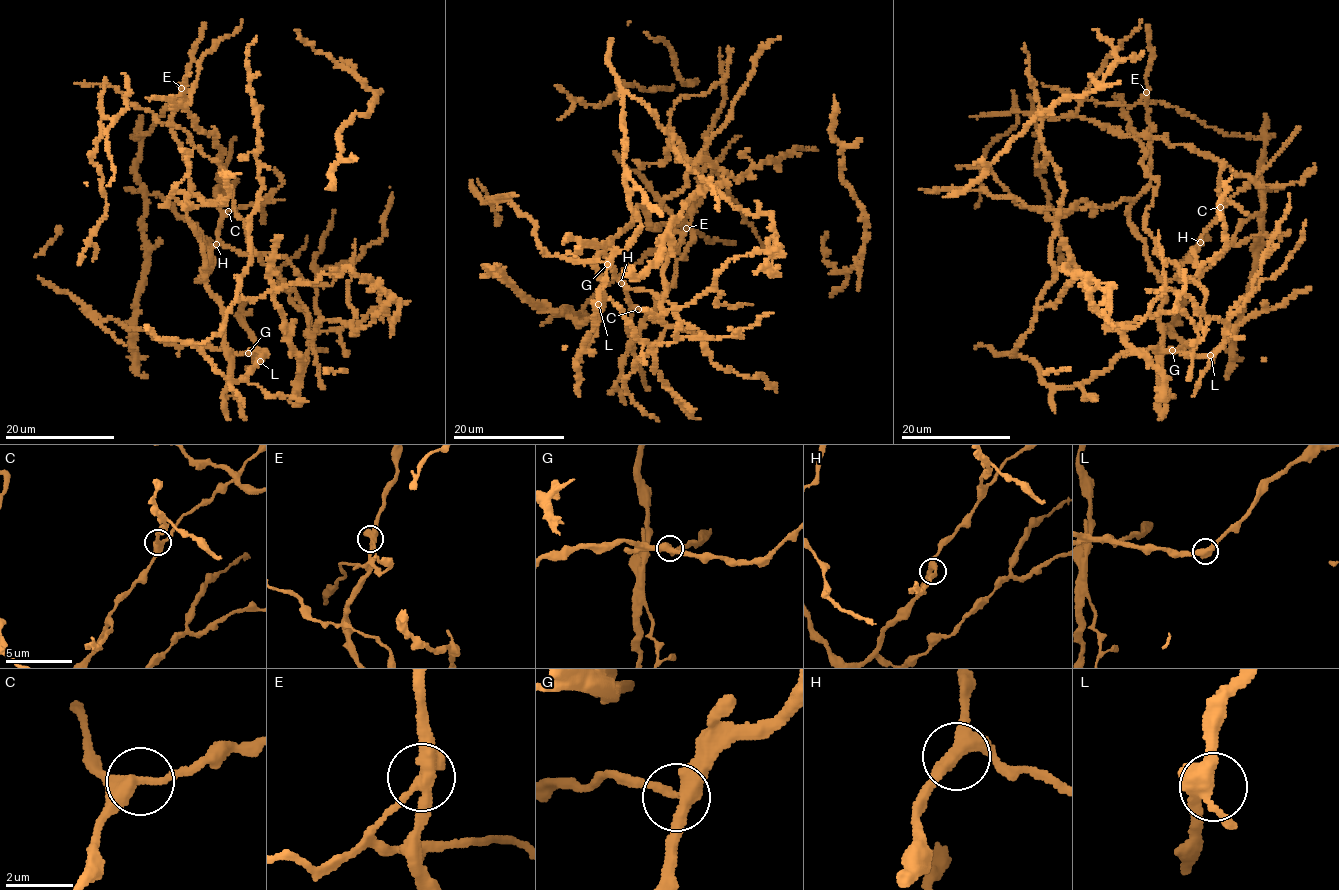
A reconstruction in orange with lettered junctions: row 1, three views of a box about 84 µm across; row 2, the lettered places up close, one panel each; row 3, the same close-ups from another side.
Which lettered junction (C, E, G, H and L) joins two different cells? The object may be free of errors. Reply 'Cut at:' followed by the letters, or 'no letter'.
Cut at: E

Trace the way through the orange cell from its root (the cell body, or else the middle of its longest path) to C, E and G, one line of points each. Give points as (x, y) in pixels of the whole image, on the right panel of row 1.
C: (1166, 313), (1197, 330), (1206, 295), (1144, 228), (1142, 146), (1129, 224), (1156, 274), (1220, 207)
E: (1166, 313), (1183, 311), (1197, 330), (1206, 295), (1157, 253), (1144, 228), (1157, 182), (1142, 162), (1146, 91)
G: (1166, 313), (1116, 325), (1094, 306), (1107, 283), (1064, 267), (1074, 282), (1013, 356), (1056, 387), (1172, 350)

